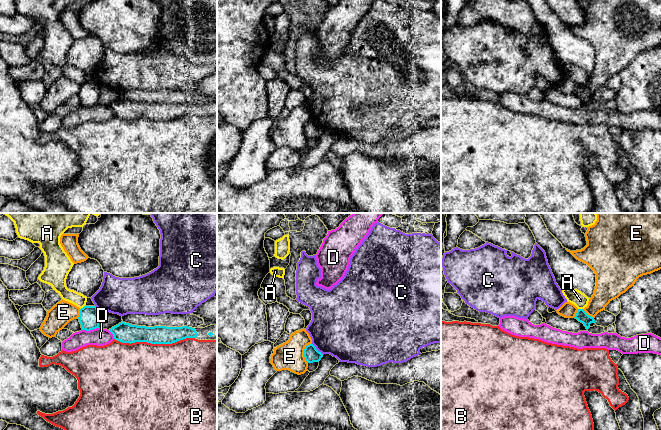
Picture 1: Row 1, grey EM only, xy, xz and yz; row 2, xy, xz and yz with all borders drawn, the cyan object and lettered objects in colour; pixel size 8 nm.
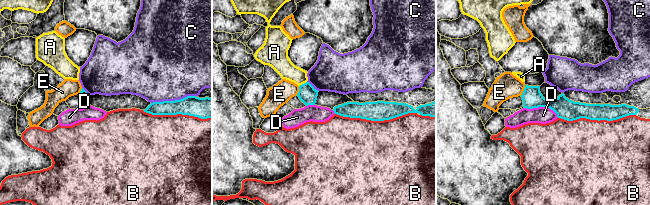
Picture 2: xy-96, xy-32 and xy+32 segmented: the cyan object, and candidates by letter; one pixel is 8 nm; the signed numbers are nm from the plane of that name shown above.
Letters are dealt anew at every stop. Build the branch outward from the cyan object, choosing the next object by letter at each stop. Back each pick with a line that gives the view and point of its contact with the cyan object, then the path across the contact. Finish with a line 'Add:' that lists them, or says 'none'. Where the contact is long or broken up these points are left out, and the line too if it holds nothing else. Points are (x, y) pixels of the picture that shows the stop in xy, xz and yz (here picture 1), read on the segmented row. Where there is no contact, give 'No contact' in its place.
Add: none

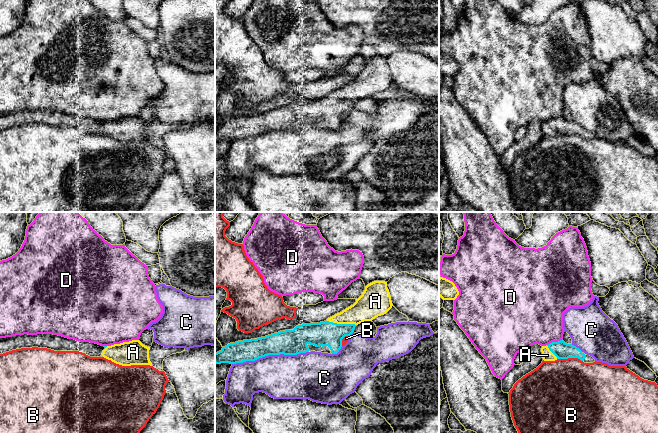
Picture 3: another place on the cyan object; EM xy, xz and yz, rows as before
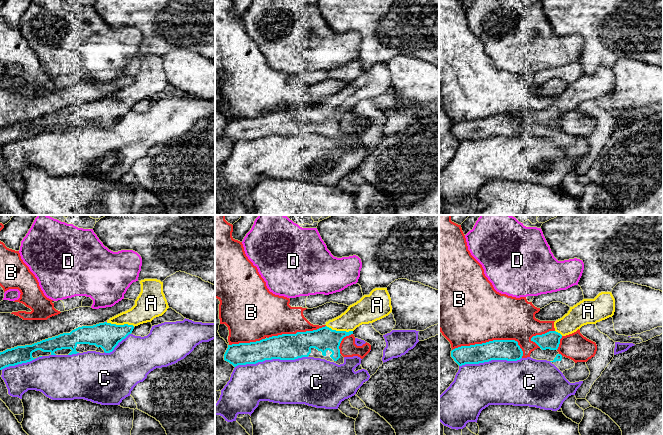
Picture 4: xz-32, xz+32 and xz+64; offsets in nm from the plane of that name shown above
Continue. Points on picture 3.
A: Touches cyan at xz (341, 324). Path across: xz (326, 333), (330, 333), (341, 324), (367, 307)
Add: A

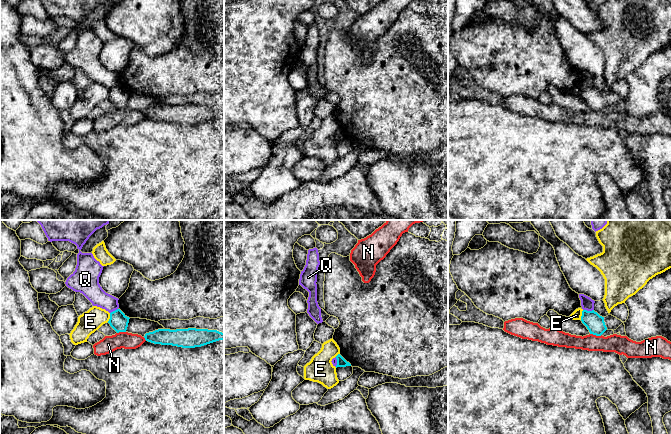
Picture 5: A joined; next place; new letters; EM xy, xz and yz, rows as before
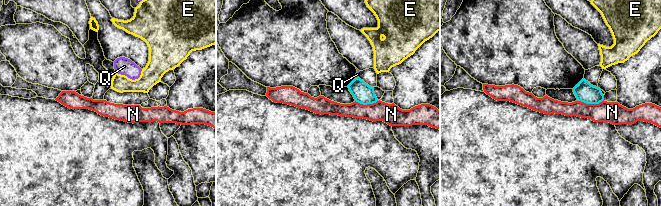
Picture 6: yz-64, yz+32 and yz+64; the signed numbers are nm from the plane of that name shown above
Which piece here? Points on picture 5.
Add: none

